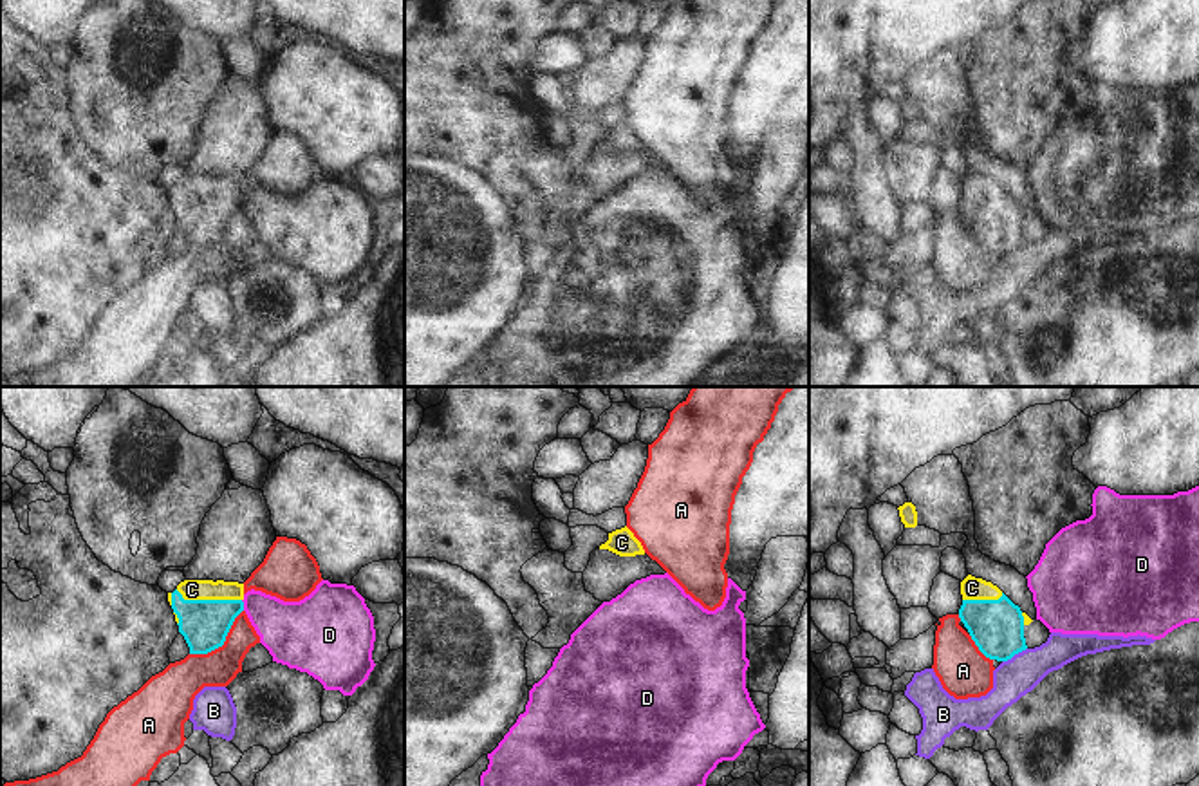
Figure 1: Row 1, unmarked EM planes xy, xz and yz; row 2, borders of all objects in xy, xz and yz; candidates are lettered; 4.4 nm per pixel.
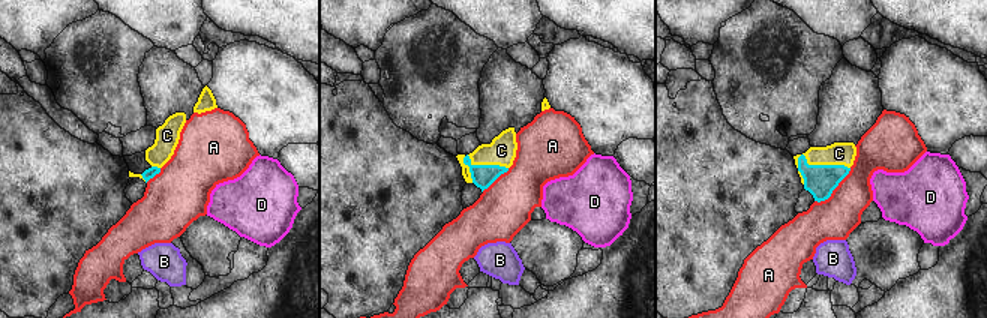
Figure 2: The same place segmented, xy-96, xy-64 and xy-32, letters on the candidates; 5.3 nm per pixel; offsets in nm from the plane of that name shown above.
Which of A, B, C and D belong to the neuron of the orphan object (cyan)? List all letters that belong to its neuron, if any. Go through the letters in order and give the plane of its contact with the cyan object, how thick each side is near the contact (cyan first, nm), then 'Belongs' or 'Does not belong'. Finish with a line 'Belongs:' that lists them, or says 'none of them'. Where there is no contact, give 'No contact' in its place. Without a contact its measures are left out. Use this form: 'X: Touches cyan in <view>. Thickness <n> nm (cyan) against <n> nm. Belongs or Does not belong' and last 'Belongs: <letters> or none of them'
A: Touches cyan in xy. Thickness 220 nm (cyan) against 180 nm. Does not belong
B: Touches cyan in yz. Thickness 240 nm (cyan) against 170 nm. Does not belong
C: Touches cyan in xy. Thickness 220 nm (cyan) against 100 nm. Belongs
D: Touches cyan in xy. Thickness 220 nm (cyan) against 280 nm. Does not belong
Belongs: C.

